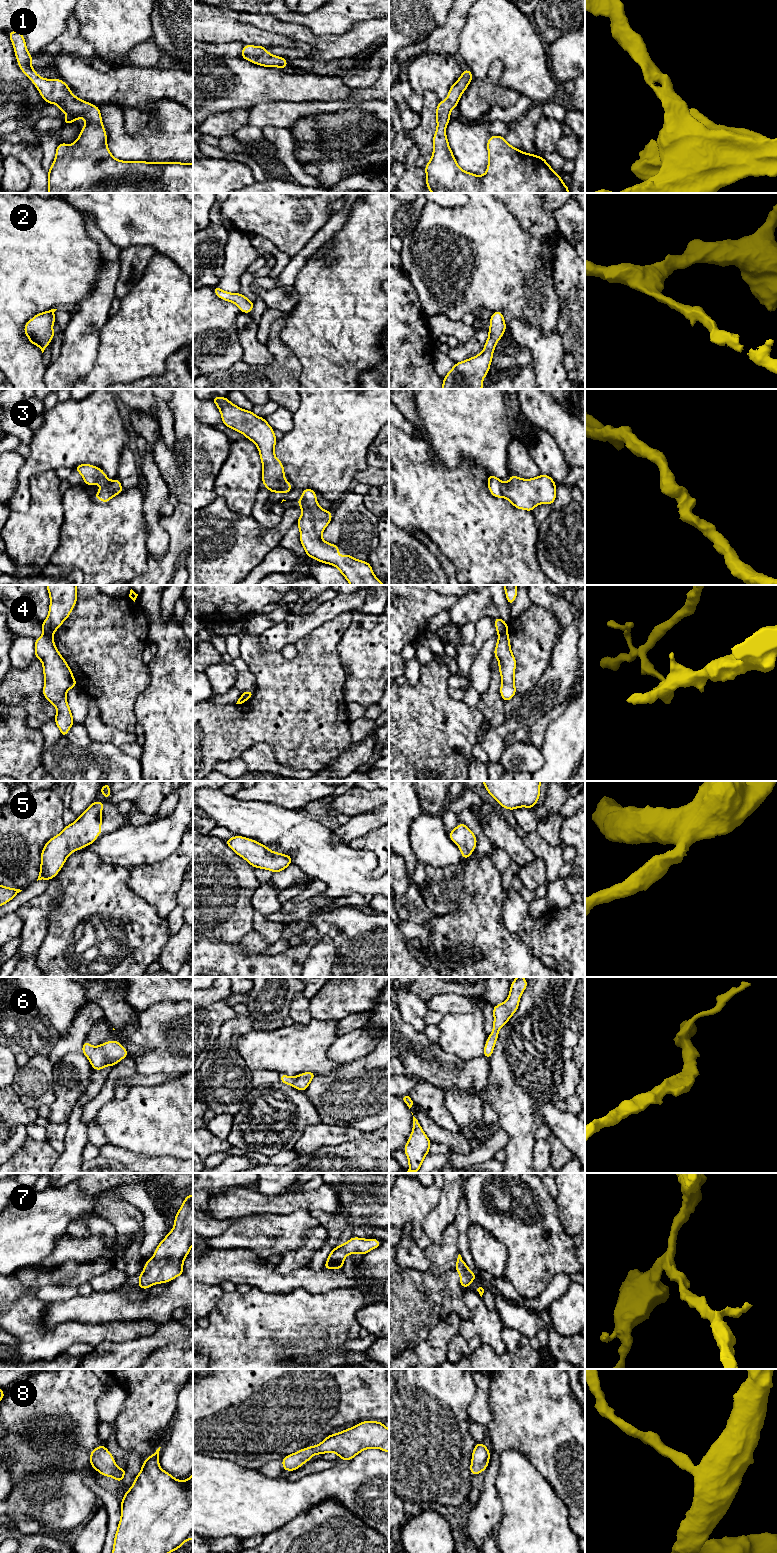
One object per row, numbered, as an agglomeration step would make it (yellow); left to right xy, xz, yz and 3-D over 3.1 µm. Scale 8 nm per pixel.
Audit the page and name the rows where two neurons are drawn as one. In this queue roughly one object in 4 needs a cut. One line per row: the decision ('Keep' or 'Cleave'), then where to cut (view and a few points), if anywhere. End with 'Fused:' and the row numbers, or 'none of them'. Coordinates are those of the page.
1: Keep. No split
2: Keep. No split
3: Keep. No split
4: Cleave. Split along xy (44, 632), (51, 635)
5: Keep. No split
6: Keep. No split
7: Keep. No split
8: Keep. No split
Fused: 4

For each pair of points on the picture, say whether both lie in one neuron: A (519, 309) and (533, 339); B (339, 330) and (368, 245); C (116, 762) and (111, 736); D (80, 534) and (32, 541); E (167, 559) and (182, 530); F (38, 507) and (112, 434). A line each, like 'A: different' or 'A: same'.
A: different
B: same
C: different
D: different
E: same
F: different

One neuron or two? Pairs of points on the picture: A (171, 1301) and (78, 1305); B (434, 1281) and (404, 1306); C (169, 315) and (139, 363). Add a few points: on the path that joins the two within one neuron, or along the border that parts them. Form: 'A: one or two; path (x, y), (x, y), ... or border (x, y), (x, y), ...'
A: one; path (148, 1309), (101, 1308)
B: one; path (425, 1287), (417, 1287), (416, 1294), (413, 1297)
C: one; path (157, 327), (139, 345), (139, 351)

